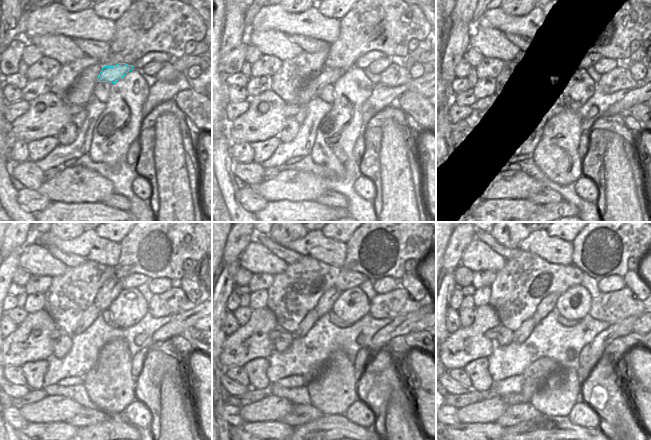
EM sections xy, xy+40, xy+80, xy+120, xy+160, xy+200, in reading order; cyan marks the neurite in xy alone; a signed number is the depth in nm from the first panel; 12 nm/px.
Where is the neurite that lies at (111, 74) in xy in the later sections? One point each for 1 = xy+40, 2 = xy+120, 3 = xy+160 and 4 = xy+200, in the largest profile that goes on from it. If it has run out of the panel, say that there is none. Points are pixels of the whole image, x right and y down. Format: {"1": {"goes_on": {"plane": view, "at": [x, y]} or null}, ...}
{"1": {"goes_on": {"plane": "xy+40", "at": [327, 76]}}, "2": {"goes_on": {"plane": "xy+120", "at": [89, 315]}}, "3": {"goes_on": {"plane": "xy+160", "at": [312, 317]}}, "4": {"goes_on": {"plane": "xy+200", "at": [523, 332]}}}

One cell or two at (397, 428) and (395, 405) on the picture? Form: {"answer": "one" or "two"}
{"answer": "one"}

